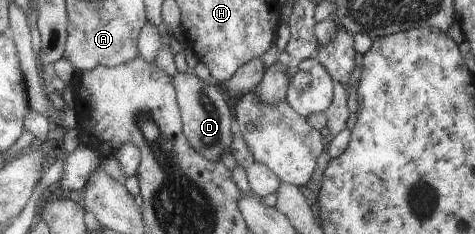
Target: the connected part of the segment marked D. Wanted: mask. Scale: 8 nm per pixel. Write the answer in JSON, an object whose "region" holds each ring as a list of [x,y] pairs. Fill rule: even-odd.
{"region":[[[176,71],[172,79],[174,90],[177,92],[177,104],[181,112],[184,135],[199,155],[206,160],[217,162],[222,152],[230,152],[231,143],[231,115],[223,95],[213,85],[205,85],[204,81],[192,73],[182,74]]]}

